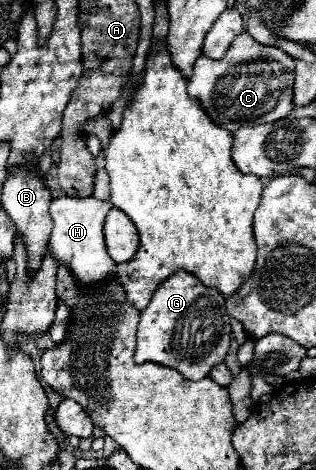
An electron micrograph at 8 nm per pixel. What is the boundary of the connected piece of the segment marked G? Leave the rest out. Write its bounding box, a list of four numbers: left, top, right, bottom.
[136,271,232,381]

